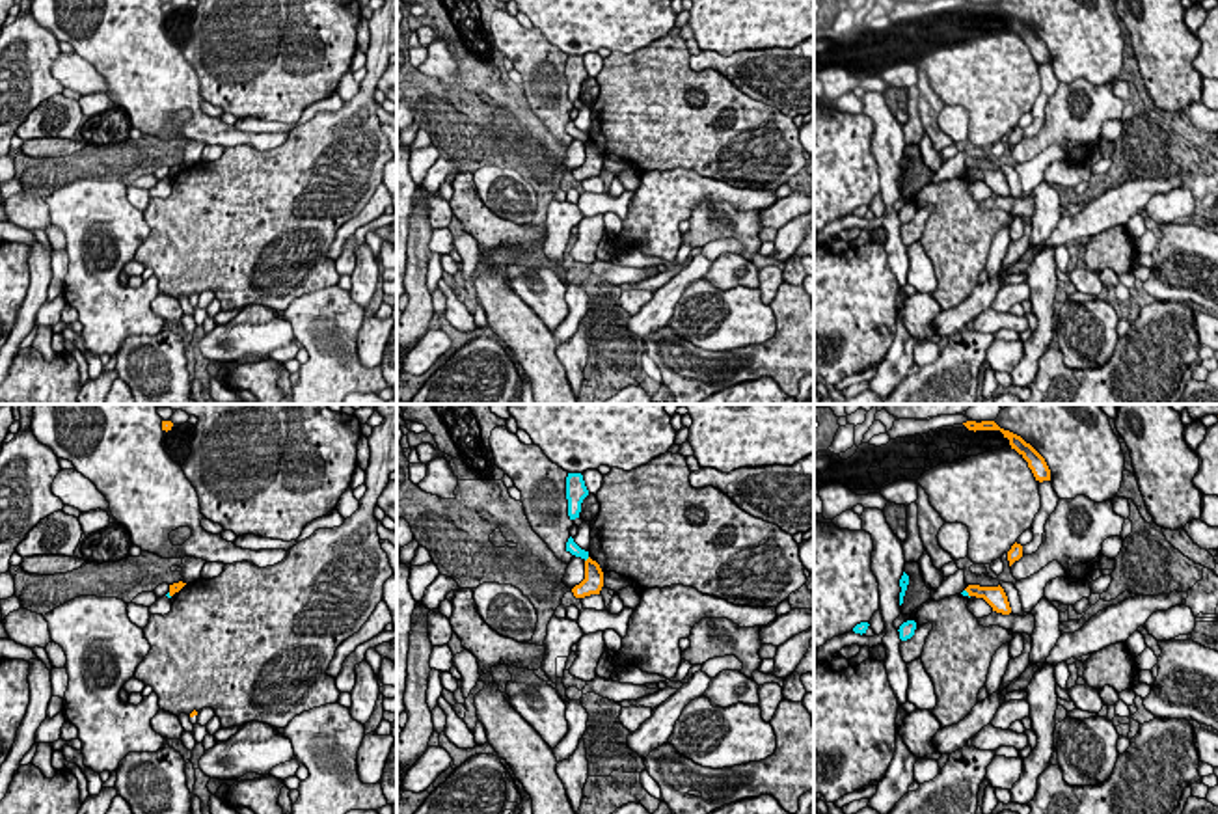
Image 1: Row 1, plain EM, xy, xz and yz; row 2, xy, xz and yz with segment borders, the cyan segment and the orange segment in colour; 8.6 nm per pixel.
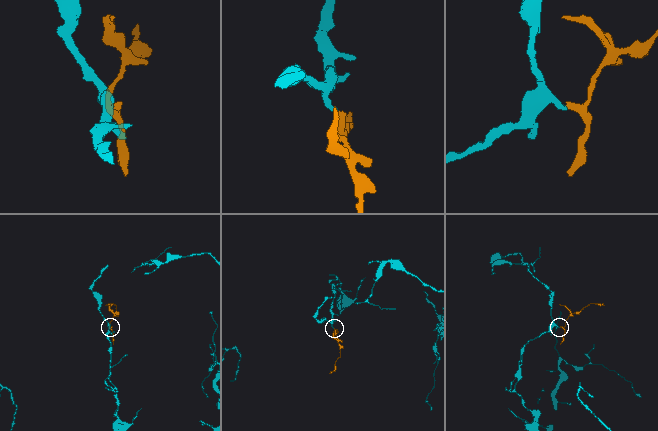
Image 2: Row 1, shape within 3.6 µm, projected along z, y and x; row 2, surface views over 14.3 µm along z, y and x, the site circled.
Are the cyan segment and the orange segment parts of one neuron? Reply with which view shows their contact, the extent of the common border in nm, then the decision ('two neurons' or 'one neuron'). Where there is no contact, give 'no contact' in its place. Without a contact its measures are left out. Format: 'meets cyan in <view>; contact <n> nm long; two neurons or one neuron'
meets cyan in yz; contact 90 nm long; two neurons

